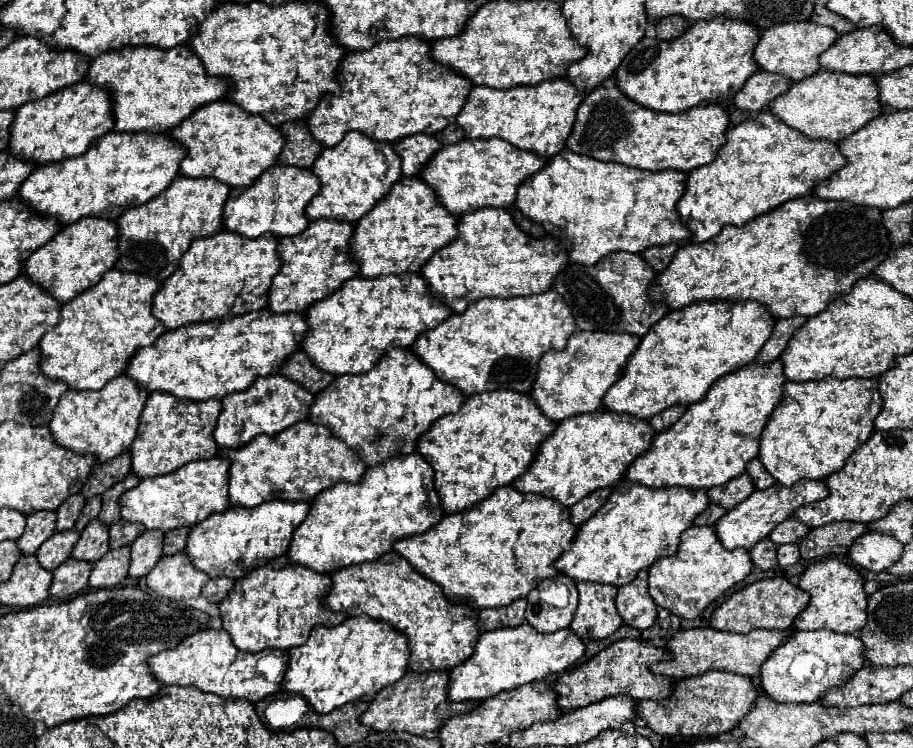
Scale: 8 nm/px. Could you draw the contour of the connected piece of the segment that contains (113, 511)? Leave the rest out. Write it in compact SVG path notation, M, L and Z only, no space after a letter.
M128 474L126 480L122 480L120 484L112 486L108 492L104 492L104 494L102 494L102 510L100 510L100 514L98 514L98 520L104 522L104 524L108 524L108 526L110 526L110 524L116 524L116 520L120 520L120 496L122 496L126 490L134 488L138 482L140 482L138 476Z

